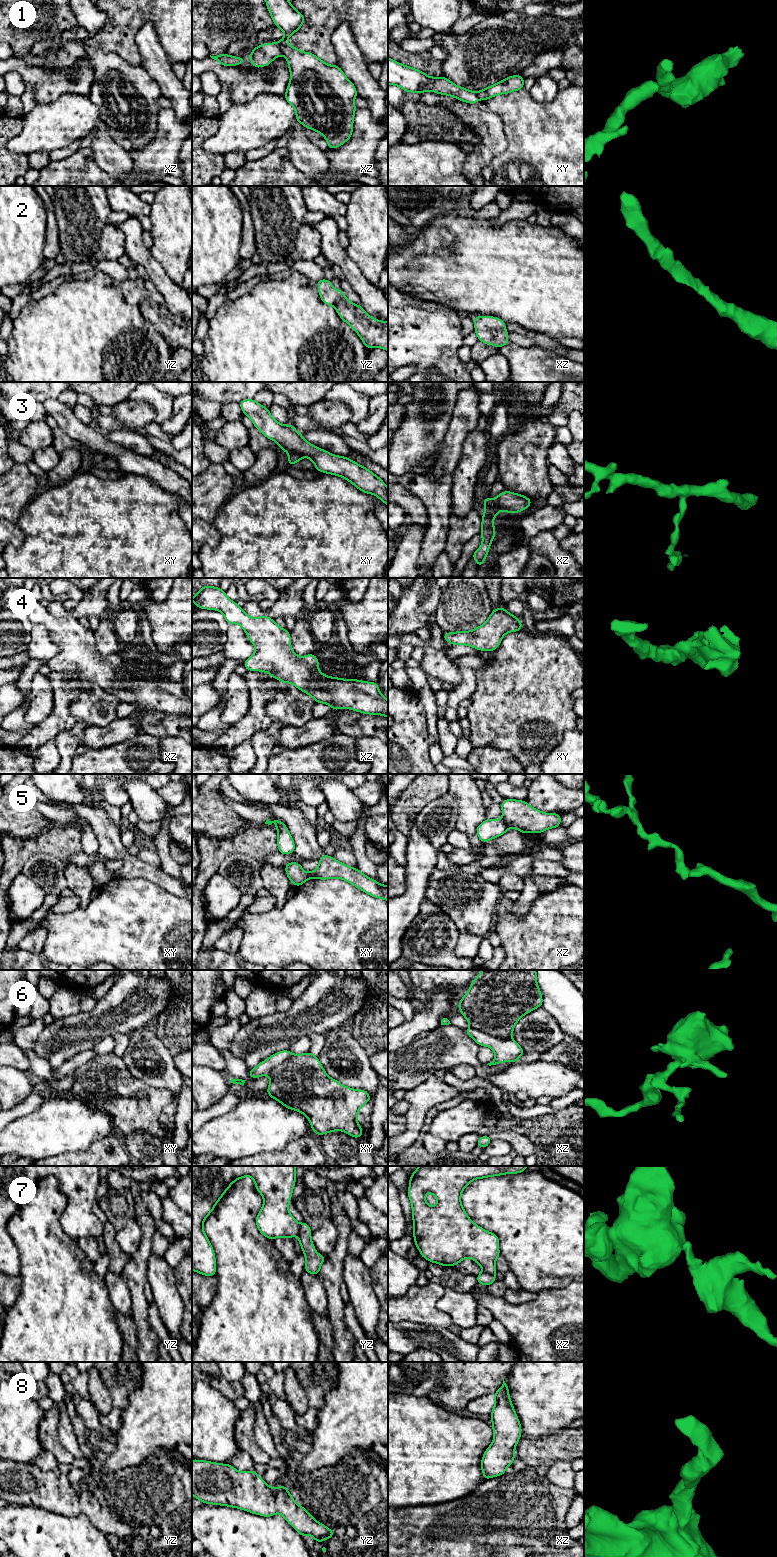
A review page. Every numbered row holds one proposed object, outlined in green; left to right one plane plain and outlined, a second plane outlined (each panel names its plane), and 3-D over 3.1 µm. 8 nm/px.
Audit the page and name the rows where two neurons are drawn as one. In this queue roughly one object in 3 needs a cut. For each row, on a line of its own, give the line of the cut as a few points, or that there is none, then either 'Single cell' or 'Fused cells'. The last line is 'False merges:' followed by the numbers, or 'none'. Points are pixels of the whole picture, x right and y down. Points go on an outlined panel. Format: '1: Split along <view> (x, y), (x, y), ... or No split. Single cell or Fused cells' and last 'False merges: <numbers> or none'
1: Split along xz (278, 42), (283, 53). Fused cells
2: No split. Single cell
3: Split along xy (288, 452), (298, 452), (303, 456). Fused cells
4: No split. Single cell
5: Split along xz (503, 819), (510, 827). Fused cells
6: Split along xz (470, 1026), (501, 1039), (510, 1038). Fused cells
7: Split along yz (300, 1224), (297, 1234). Fused cells
8: No split. Single cell
False merges: 1, 3, 5, 6, 7

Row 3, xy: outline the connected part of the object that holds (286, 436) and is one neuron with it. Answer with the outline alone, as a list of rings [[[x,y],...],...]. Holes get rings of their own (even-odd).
[[[244,399],[239,405],[254,426],[265,437],[275,441],[282,451],[309,458],[319,472],[340,476],[362,492],[375,495],[388,506],[386,484],[369,469],[345,456],[337,456],[312,445],[292,424],[280,424],[271,416],[268,408],[254,399]]]

